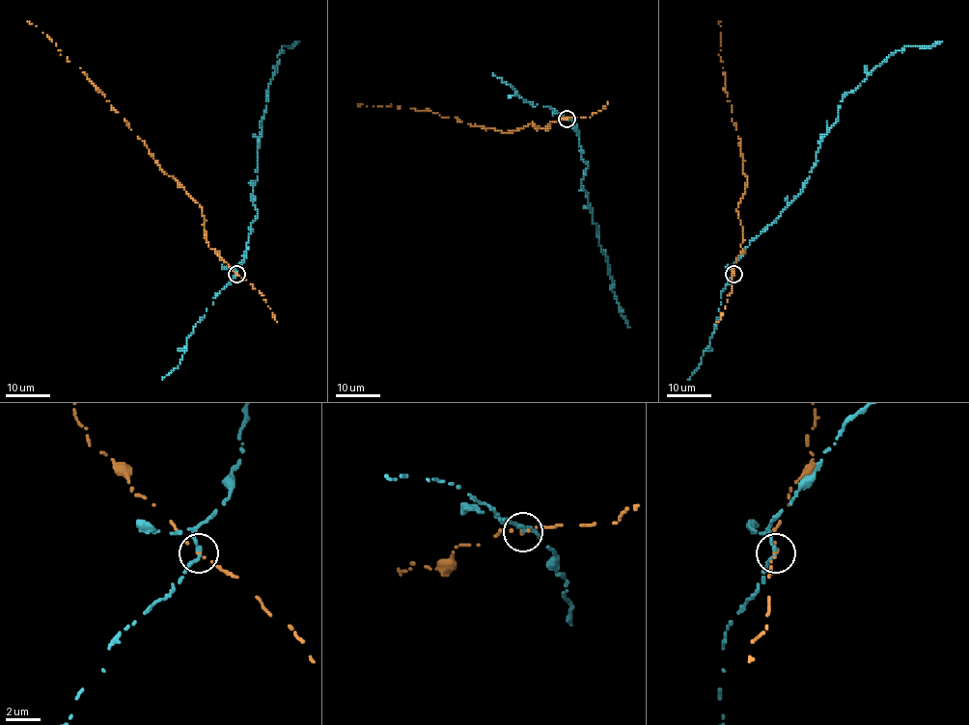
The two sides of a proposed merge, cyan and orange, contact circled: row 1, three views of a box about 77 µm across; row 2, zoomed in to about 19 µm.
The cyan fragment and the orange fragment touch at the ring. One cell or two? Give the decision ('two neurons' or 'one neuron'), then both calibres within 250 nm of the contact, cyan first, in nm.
two neurons | 240/200 nm

